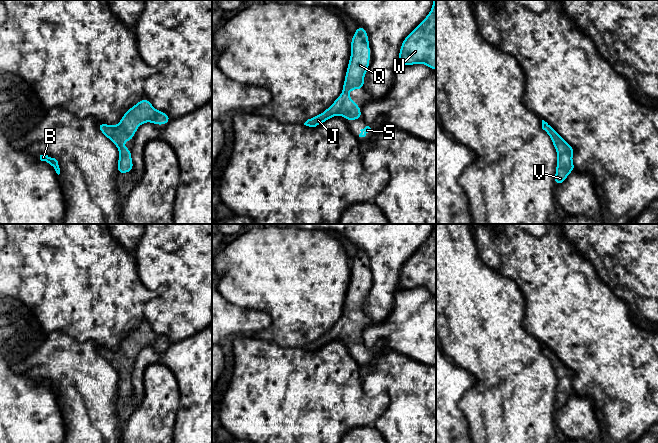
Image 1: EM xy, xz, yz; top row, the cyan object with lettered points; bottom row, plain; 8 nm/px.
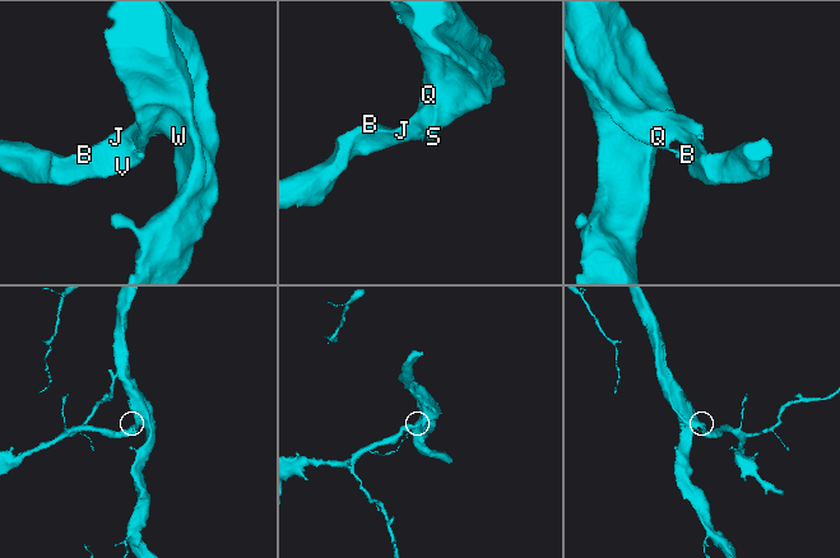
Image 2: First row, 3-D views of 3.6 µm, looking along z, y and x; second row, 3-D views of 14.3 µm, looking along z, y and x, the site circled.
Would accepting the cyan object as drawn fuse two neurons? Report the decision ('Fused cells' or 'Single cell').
Single cell

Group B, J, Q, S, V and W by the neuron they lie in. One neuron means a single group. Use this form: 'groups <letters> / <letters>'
groups B J Q S V W

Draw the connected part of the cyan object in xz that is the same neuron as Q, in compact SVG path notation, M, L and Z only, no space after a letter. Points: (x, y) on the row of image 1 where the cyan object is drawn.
M358 26L351 39L349 59L343 90L340 96L321 114L308 119L304 125L316 127L335 115L343 116L348 122L362 118L360 106L353 102L348 93L354 88L364 89L364 77L369 68L370 46L367 31Z

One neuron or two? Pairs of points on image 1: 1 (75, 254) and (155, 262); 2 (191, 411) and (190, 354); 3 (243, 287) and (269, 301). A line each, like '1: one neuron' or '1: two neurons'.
1: two neurons
2: one neuron
3: one neuron

